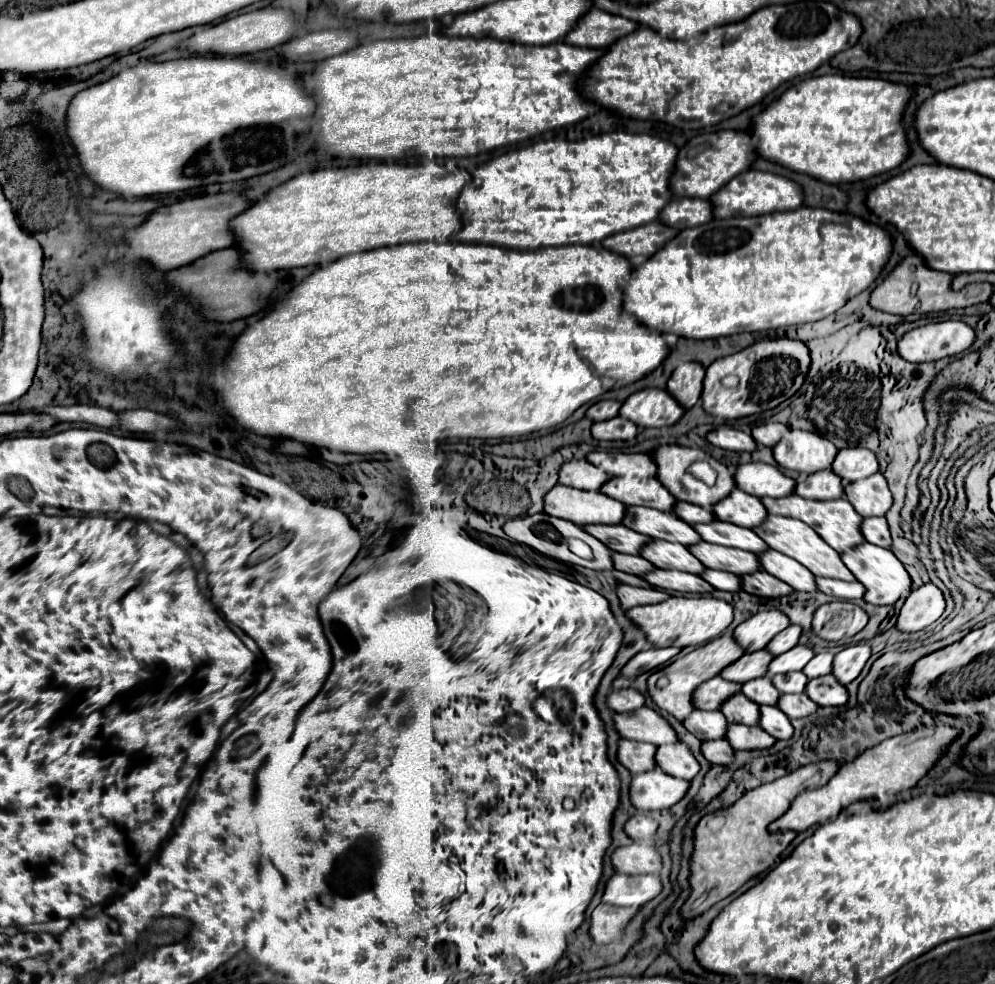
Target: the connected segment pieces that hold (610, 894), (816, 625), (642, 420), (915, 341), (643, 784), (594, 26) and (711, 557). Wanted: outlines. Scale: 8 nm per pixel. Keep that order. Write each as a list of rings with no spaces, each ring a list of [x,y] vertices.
[[[618,874],[604,884],[602,902],[612,906],[642,906],[662,890],[660,878],[654,874]]]
[[[828,602],[816,608],[812,630],[822,640],[836,642],[844,636],[858,634],[868,622],[868,614],[852,602]]]
[[[644,388],[622,402],[620,416],[638,424],[640,428],[664,428],[676,424],[684,408],[660,388]]]
[[[958,320],[912,328],[898,340],[898,354],[908,362],[936,362],[970,348],[974,330]]]
[[[656,768],[632,776],[628,796],[636,810],[664,810],[676,804],[686,794],[688,786],[688,780],[668,776]]]
[[[592,8],[592,12],[588,12],[588,16],[584,16],[584,20],[580,20],[580,24],[576,24],[562,42],[580,48],[608,48],[612,42],[634,30],[636,22]]]
[[[700,542],[700,544],[688,546],[688,550],[690,550],[706,568],[732,572],[732,574],[736,574],[736,576],[744,576],[744,574],[752,574],[752,572],[758,572],[758,570],[760,570],[758,556],[752,554],[752,552],[738,550],[738,548],[728,548],[728,546],[718,546],[718,544]]]

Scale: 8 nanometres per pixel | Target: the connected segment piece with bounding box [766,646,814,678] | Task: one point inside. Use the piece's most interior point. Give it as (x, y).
(796, 659)

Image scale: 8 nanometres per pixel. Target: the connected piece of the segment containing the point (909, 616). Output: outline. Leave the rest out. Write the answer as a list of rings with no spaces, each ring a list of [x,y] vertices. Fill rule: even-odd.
[[[924,584],[918,590],[912,590],[910,596],[906,598],[896,620],[896,628],[902,632],[922,630],[934,620],[938,620],[942,612],[944,612],[942,592],[932,584]]]

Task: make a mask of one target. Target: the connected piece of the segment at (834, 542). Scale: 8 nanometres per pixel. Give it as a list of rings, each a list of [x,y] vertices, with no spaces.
[[[790,494],[790,496],[784,496],[784,498],[760,498],[760,500],[762,500],[762,504],[764,504],[768,514],[796,518],[796,520],[802,520],[804,524],[808,524],[810,528],[814,528],[816,534],[820,534],[820,538],[828,546],[832,546],[836,552],[850,550],[850,548],[854,548],[854,546],[864,542],[864,538],[860,534],[862,516],[852,508],[852,504],[846,498],[818,502],[818,500],[806,500],[806,498],[800,498],[796,494]]]

